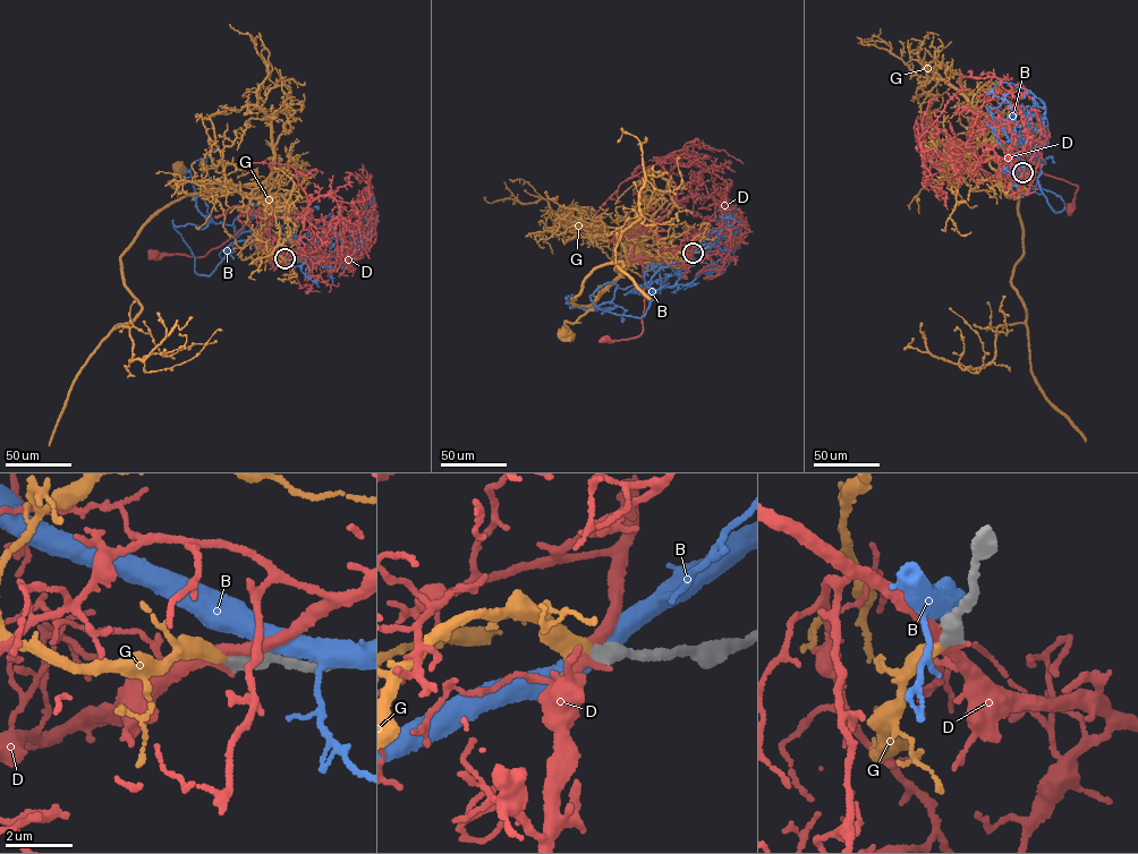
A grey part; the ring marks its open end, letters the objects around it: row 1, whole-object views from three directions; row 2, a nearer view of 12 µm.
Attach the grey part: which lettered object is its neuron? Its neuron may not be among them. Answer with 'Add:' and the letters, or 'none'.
Add: G

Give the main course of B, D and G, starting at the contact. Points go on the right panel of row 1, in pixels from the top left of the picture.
B: (1022, 171), (1036, 177), (1054, 212), (1064, 208), (1061, 197), (1042, 188), (1019, 194), (1029, 142), (999, 105)
D: (1022, 171), (1002, 162), (1076, 185), (1069, 208)
G: (1022, 172), (1016, 171), (1008, 150), (995, 141), (996, 125), (1007, 124), (1029, 152), (1036, 128)

